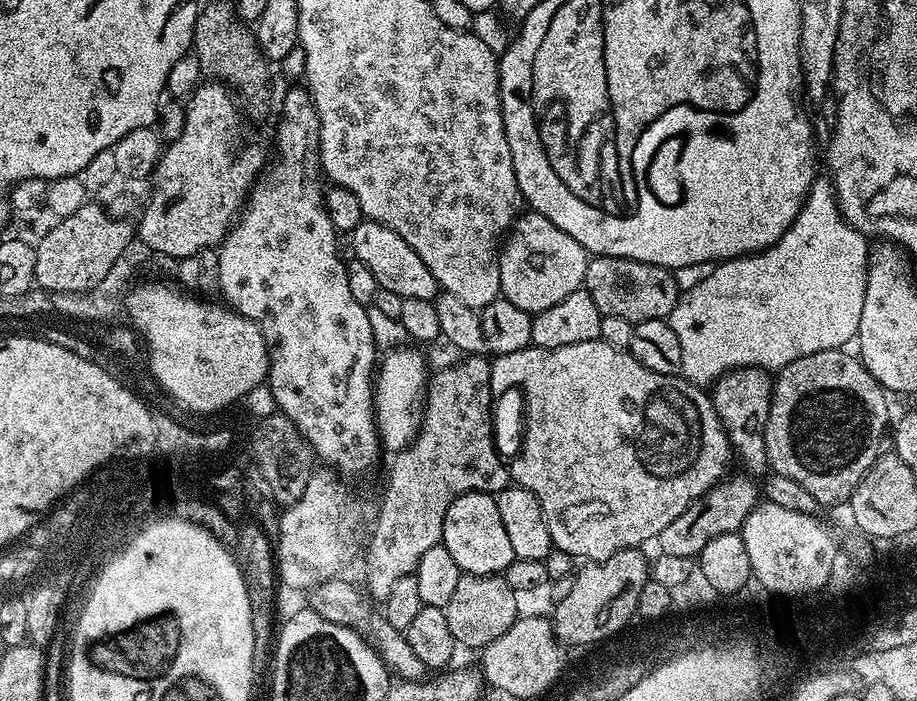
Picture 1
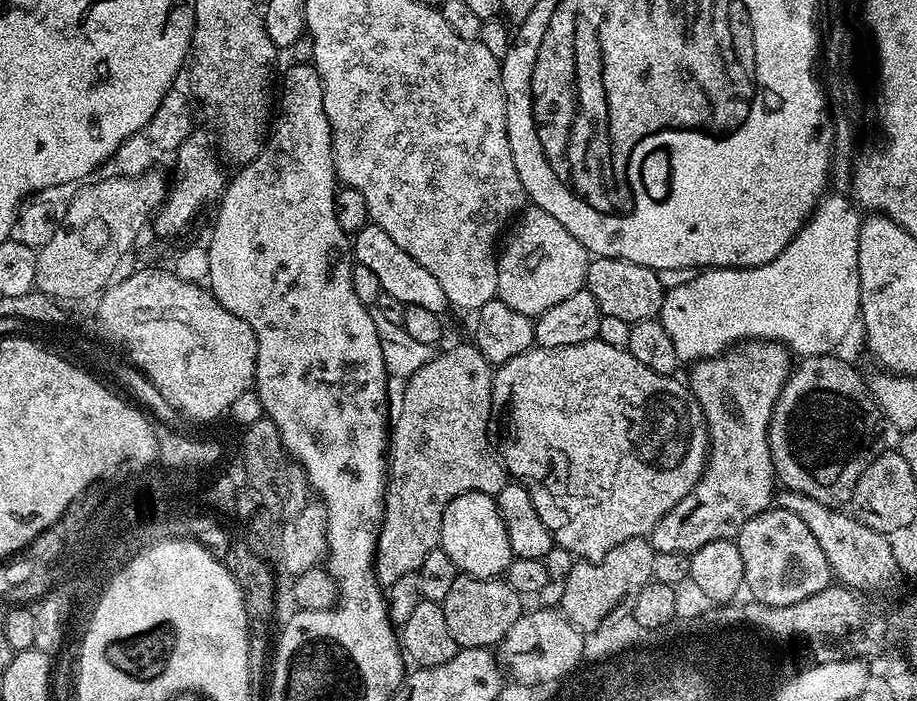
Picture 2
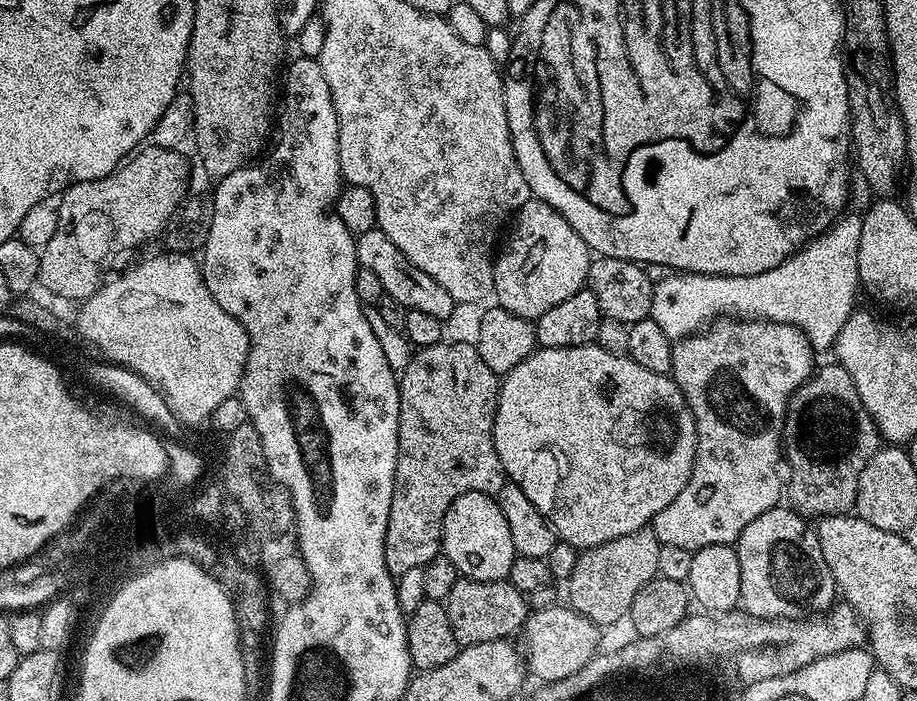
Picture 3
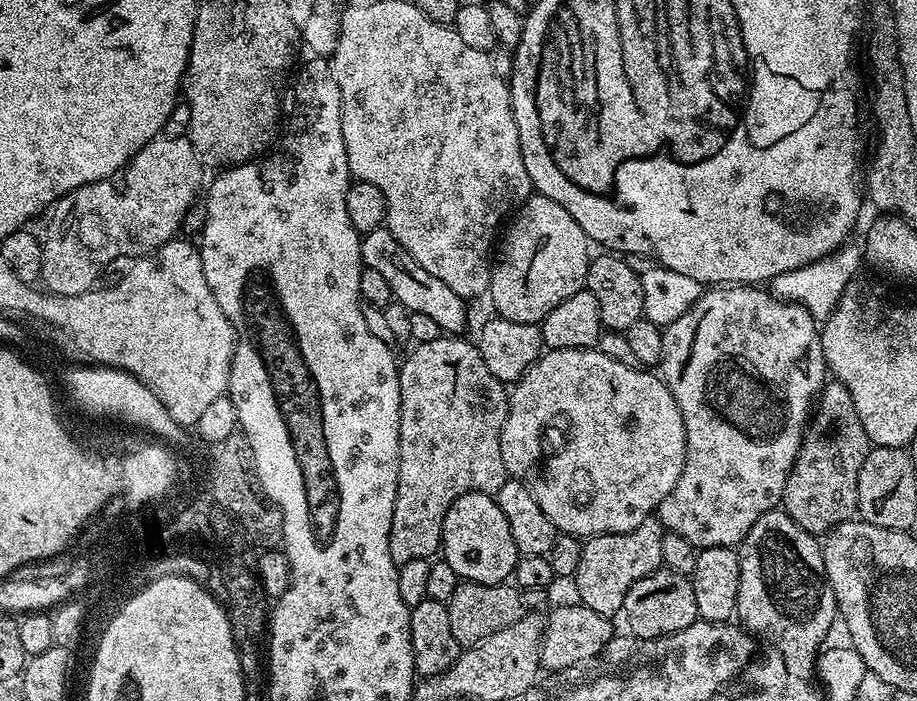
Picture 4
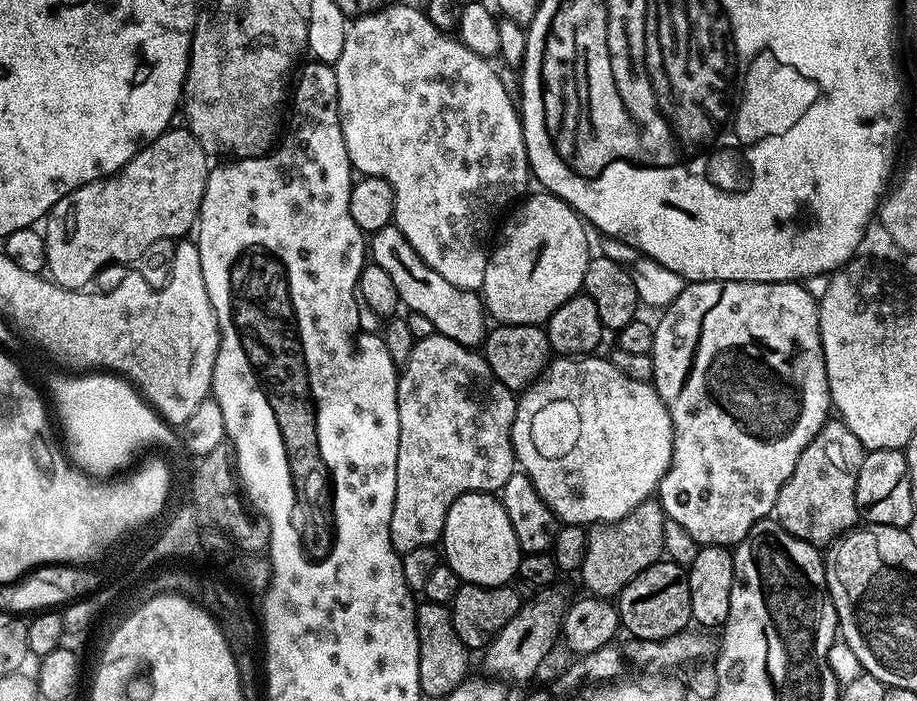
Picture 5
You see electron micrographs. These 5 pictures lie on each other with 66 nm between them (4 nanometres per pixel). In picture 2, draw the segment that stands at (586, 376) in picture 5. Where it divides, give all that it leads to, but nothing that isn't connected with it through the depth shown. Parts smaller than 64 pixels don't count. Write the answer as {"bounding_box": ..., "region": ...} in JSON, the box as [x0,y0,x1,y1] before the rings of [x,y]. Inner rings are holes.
{"bounding_box":[492,338,708,560],"region":[[[604,338],[587,340],[578,346],[558,346],[557,348],[527,348],[522,354],[510,358],[504,364],[499,365],[495,373],[500,375],[500,380],[492,378],[492,403],[508,404],[508,437],[504,440],[504,452],[502,451],[502,463],[511,479],[528,491],[530,498],[534,498],[534,510],[538,510],[538,518],[546,522],[546,526],[552,531],[553,541],[559,547],[570,550],[573,557],[581,560],[601,560],[614,550],[622,542],[639,536],[647,537],[652,527],[661,520],[666,513],[674,510],[690,490],[702,478],[704,463],[708,460],[708,427],[702,406],[694,398],[691,388],[683,379],[676,380],[675,375],[663,376],[650,366],[642,366],[638,358],[628,353],[627,347],[615,348],[607,344]]]}

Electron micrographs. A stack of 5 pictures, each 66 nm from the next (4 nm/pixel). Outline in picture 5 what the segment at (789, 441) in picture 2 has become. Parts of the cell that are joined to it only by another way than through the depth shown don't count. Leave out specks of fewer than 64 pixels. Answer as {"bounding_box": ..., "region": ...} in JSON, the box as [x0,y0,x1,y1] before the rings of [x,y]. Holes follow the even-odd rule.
{"bounding_box":[775,418,865,545],"region":[[[839,418],[829,419],[802,450],[790,478],[776,499],[775,519],[791,534],[808,544],[831,545],[858,524],[856,475],[864,461],[865,448]]]}

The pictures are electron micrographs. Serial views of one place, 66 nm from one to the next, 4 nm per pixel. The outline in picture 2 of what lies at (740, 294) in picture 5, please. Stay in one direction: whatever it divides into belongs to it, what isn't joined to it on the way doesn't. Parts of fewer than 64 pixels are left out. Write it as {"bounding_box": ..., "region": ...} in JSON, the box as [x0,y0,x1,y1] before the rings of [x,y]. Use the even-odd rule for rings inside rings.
{"bounding_box":[650,340,794,554],"region":[[[745,340],[729,347],[718,356],[709,356],[691,365],[692,373],[686,376],[686,383],[691,388],[698,406],[702,406],[706,418],[708,460],[704,463],[704,473],[702,478],[698,478],[694,490],[690,490],[690,494],[686,494],[686,498],[682,498],[682,502],[678,502],[674,510],[666,513],[652,527],[650,539],[656,553],[691,554],[706,546],[706,542],[733,539],[740,533],[742,526],[750,522],[750,518],[773,507],[778,481],[768,445],[768,427],[778,394],[793,367],[794,360],[788,349],[774,340]]]}

